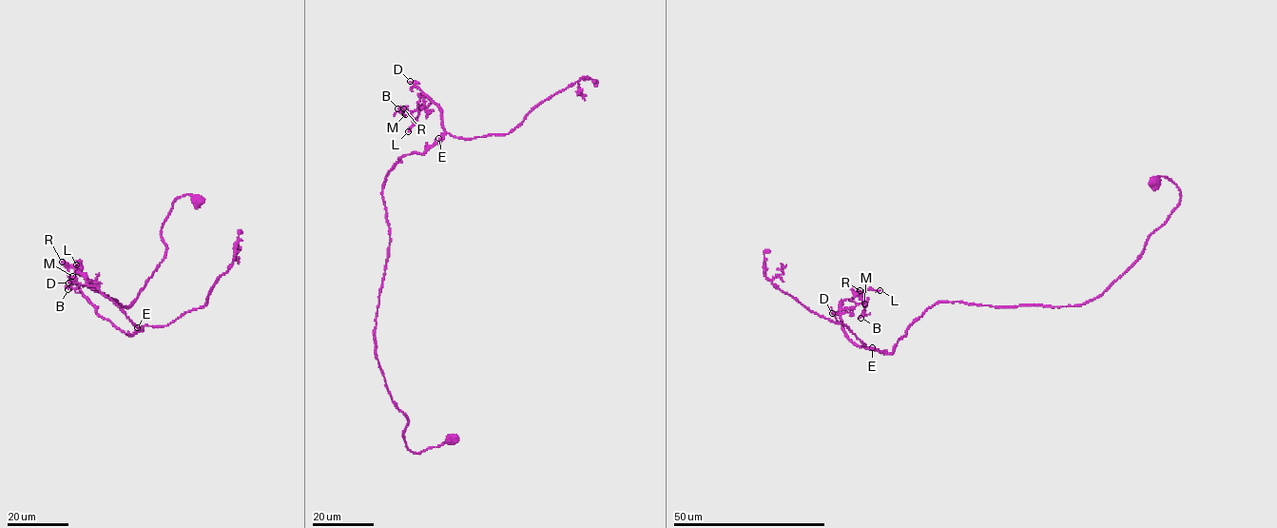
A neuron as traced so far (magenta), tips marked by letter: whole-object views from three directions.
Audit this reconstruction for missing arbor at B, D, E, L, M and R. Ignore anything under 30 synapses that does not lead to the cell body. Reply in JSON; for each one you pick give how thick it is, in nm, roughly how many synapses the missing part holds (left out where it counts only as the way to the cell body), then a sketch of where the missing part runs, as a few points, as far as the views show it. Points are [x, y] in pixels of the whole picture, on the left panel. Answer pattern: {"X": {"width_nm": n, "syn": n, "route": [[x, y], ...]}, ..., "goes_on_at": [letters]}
{"D": {"width_nm": 240, "syn": 60, "route": [[68, 283], [59, 279], [56, 289], [71, 304], [80, 304], [77, 297]]}, "goes_on_at": ["D"]}

